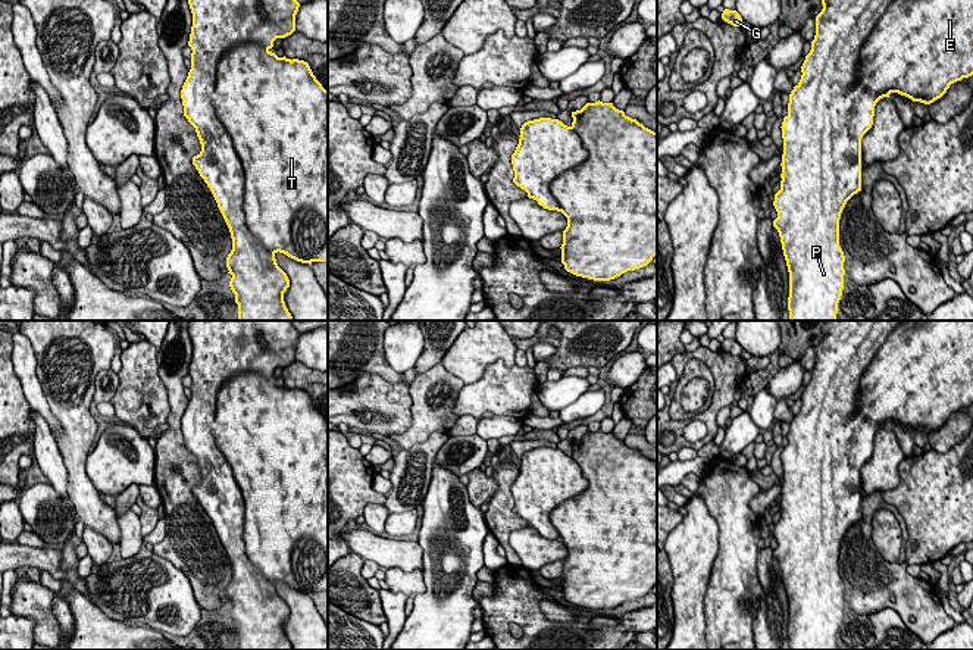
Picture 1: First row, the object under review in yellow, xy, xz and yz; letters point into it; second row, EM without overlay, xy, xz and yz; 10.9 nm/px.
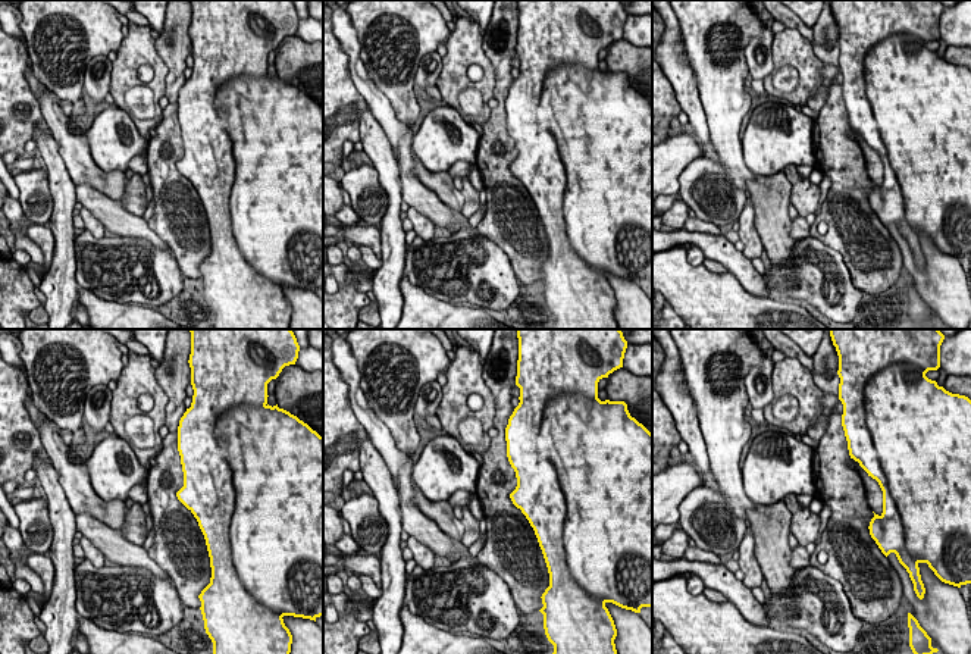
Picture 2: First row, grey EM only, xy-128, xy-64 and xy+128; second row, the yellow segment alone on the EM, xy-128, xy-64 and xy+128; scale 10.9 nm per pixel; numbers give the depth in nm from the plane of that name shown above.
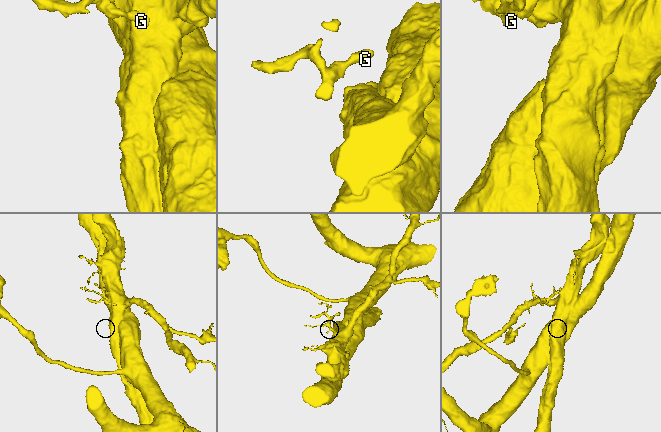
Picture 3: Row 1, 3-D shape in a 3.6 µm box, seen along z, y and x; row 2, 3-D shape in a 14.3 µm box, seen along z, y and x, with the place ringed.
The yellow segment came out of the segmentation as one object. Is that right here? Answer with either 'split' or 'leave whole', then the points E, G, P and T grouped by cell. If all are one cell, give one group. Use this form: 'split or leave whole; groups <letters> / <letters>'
split; groups E T / G P

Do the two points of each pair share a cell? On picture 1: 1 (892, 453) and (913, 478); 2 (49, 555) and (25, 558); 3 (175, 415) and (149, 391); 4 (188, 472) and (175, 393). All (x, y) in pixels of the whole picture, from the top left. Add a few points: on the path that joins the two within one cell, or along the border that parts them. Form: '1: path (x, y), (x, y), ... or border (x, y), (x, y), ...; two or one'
1: border (904, 456), (898, 465), (898, 483), (882, 491); two
2: path (43, 558), (31, 558); one
3: border (160, 378), (168, 393), (169, 415), (166, 421); two
4: path (175, 453), (175, 412); one

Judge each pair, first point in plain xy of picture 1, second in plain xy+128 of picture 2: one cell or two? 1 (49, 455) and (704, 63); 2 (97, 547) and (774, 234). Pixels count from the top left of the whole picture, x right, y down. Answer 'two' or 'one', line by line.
1: two
2: two

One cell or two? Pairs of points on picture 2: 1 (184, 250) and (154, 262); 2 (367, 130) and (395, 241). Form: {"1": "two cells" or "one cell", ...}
{"1": "two cells", "2": "one cell"}

